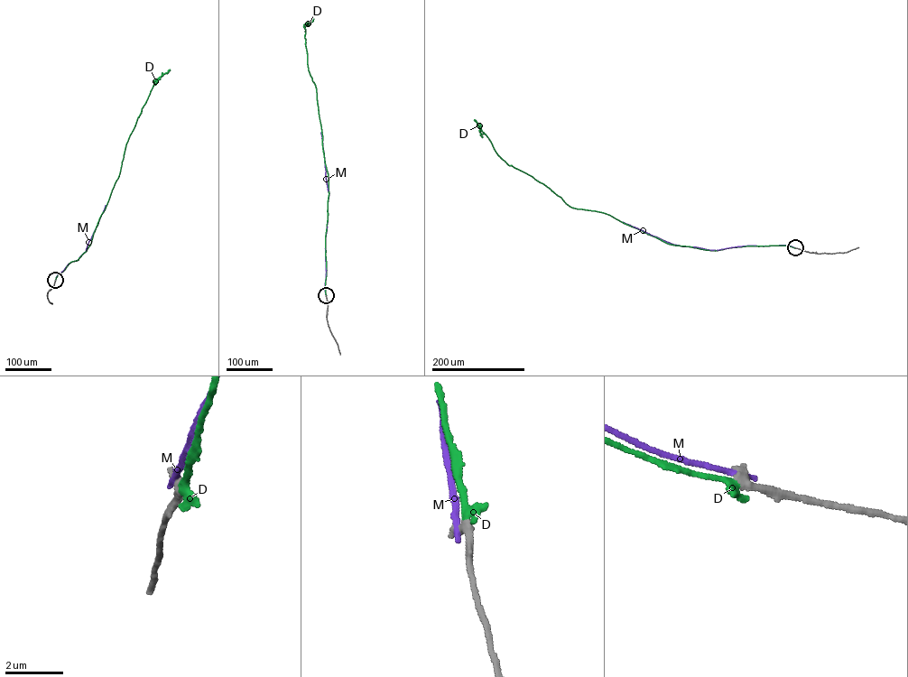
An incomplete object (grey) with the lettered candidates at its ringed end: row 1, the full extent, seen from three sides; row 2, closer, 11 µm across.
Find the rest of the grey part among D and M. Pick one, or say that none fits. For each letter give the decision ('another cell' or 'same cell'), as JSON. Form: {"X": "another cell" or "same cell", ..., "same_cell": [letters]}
{"D": "same cell", "M": "another cell", "same_cell": ["D"]}

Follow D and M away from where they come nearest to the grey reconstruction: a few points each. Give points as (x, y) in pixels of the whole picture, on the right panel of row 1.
D: (795, 247), (747, 245), (713, 250), (674, 245), (606, 214), (572, 208), (544, 184), (507, 164), (474, 120)
M: (795, 247), (747, 245), (716, 250), (682, 246), (622, 222)

